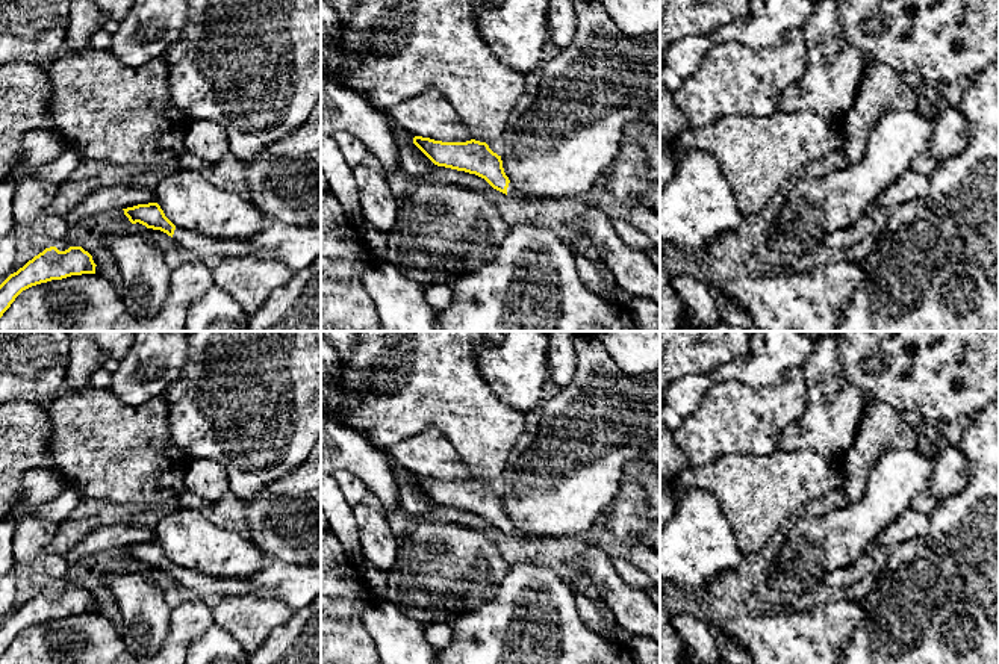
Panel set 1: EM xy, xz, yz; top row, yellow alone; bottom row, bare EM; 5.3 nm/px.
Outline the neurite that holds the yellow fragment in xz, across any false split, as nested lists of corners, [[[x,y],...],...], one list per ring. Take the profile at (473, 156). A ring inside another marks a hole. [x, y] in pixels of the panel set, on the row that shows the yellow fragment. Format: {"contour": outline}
{"contour": [[[415,136],[413,144],[437,166],[465,171],[484,178],[493,189],[521,201],[530,198],[516,189],[504,172],[501,156],[486,142],[475,139],[466,142],[442,142]]]}

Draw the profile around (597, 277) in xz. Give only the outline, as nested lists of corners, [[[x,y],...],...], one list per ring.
[[[574,251],[575,266],[586,287],[608,304],[627,307],[634,295],[616,284],[612,272],[601,263]]]

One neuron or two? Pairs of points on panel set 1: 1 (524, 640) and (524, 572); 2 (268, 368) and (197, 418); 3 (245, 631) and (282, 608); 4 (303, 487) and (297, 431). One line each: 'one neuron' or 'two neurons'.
1: one neuron
2: one neuron
3: one neuron
4: two neurons

